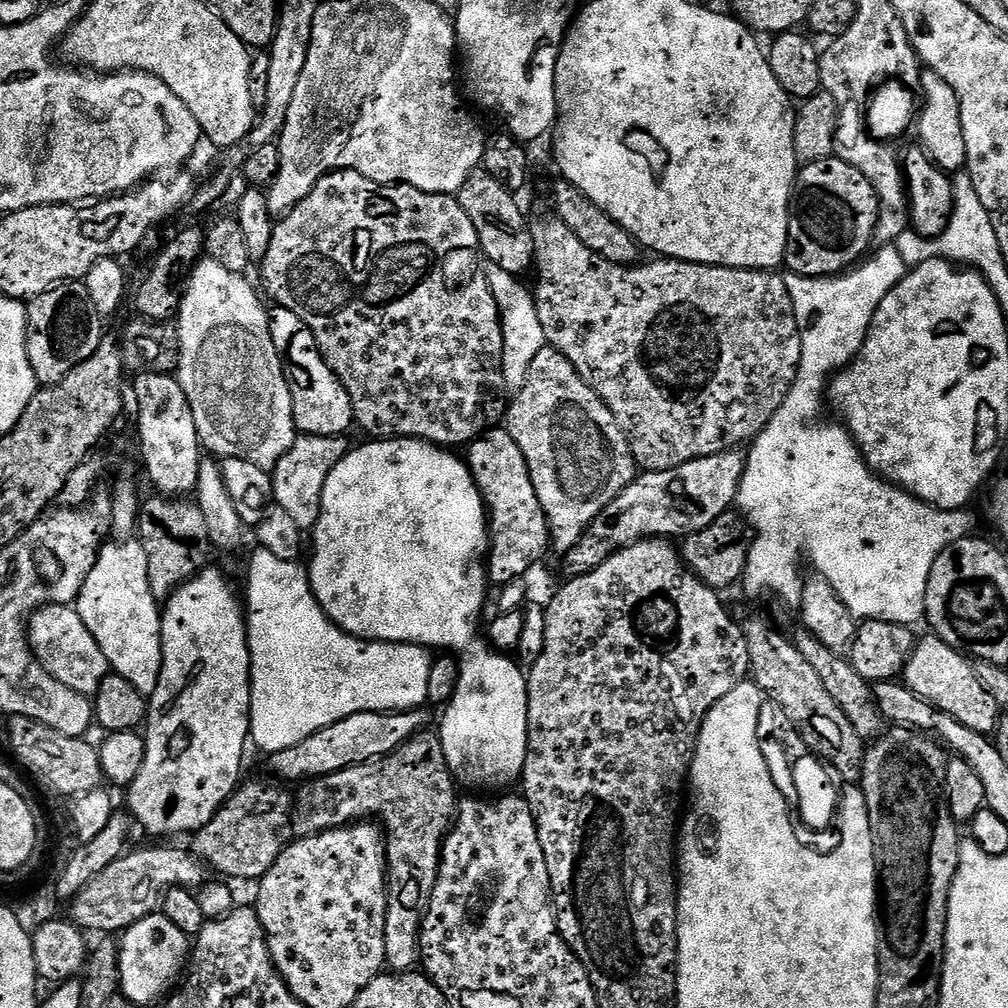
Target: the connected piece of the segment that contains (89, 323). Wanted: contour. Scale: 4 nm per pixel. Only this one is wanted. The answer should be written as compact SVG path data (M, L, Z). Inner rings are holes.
M65 282L32 297L26 304L28 310L28 357L30 366L40 386L57 384L74 370L94 350L106 335L105 321L94 310L90 294L82 282Z

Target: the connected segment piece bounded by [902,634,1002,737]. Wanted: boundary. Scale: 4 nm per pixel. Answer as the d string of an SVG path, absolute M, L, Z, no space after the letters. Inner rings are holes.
M928 634L925 640L921 639L917 643L904 667L902 680L911 692L918 694L918 698L932 704L939 712L950 714L962 722L962 726L970 726L970 730L983 736L991 737L1002 719L1000 705L986 690L986 686L978 682L973 661L961 649L950 647L935 634Z

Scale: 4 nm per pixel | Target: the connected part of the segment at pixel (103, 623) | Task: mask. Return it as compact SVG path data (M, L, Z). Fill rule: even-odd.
M139 539L121 540L121 544L108 542L101 547L74 607L86 622L86 630L94 634L102 654L106 654L109 669L150 698L162 670L162 608L150 590L146 550Z

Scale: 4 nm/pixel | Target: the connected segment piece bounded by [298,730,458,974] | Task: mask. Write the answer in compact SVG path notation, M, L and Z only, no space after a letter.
M424 730L406 741L400 748L388 756L356 764L340 772L313 779L305 783L298 796L298 808L304 811L304 820L313 824L313 829L327 830L342 828L345 824L360 822L365 818L384 816L386 825L386 847L388 850L388 905L386 906L386 954L384 959L393 973L399 974L415 969L420 951L420 921L428 907L428 899L436 885L440 873L440 850L444 847L444 838L448 835L458 807L456 796L457 781L452 779L448 769L446 754L439 739Z

